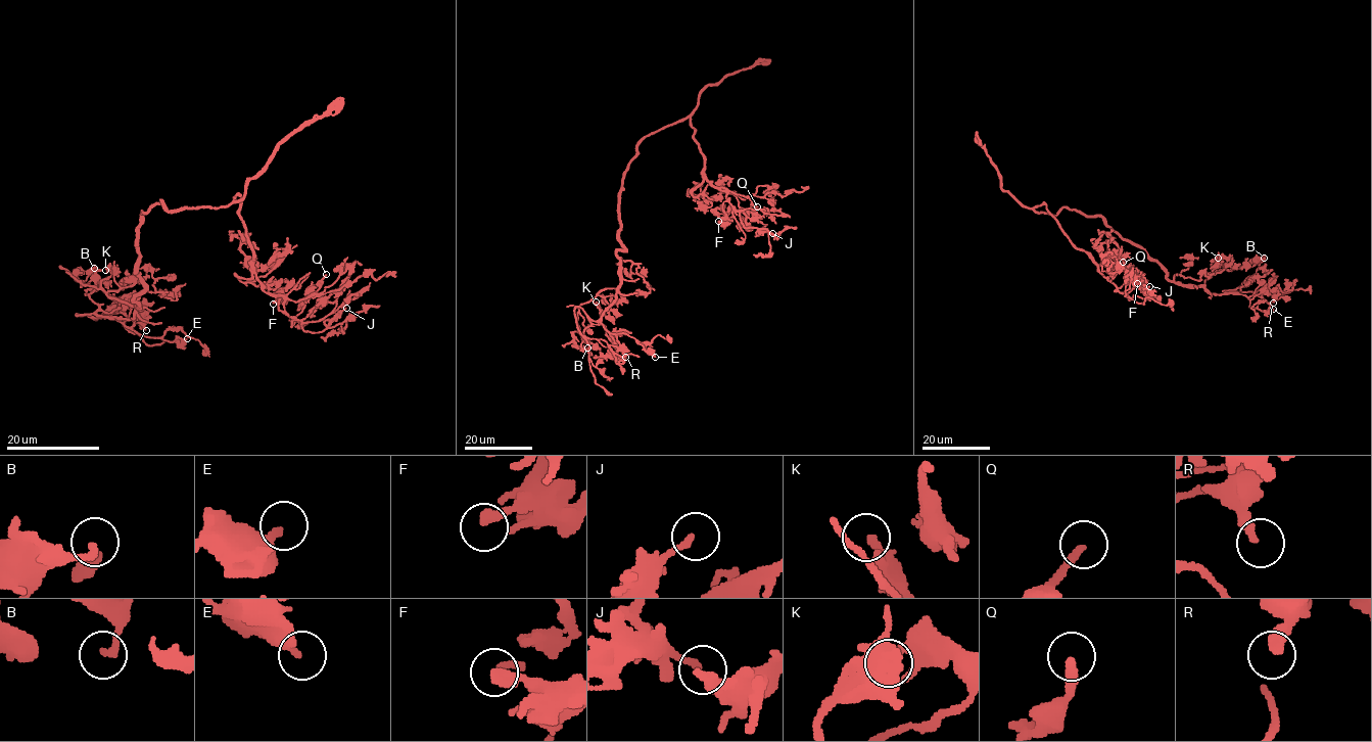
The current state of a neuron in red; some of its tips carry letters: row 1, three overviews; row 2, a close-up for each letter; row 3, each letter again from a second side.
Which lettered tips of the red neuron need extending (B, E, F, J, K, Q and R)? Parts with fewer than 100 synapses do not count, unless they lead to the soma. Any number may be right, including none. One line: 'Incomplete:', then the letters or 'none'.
Incomplete: none

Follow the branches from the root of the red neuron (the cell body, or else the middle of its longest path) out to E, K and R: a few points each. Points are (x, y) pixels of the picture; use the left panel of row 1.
E: (149, 207), (139, 225), (138, 308), (132, 318), (112, 318), (142, 335), (187, 338)
K: (149, 207), (139, 225), (138, 307), (106, 293), (101, 281), (111, 272), (105, 270)
R: (149, 207), (138, 308), (112, 318), (131, 326), (138, 314), (124, 325), (142, 319), (146, 330)

